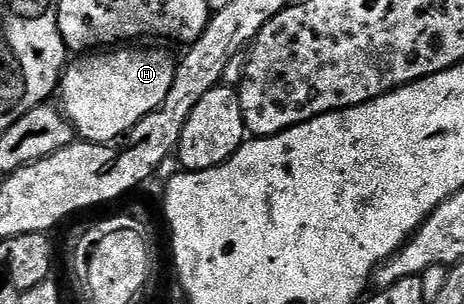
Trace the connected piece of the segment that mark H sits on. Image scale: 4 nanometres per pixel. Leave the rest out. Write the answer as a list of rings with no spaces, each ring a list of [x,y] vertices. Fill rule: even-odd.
[[[112,48],[107,52],[88,52],[75,62],[65,65],[58,87],[59,105],[73,131],[85,142],[107,142],[123,139],[150,112],[160,108],[166,100],[166,92],[174,84],[177,59],[171,58],[164,50],[136,50],[140,48]]]

